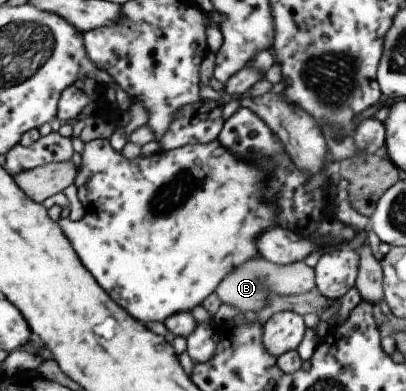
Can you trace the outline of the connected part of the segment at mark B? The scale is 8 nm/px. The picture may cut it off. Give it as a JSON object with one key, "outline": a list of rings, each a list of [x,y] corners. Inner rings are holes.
{"outline":[[[260,256],[257,259],[245,261],[243,265],[231,271],[219,283],[215,292],[221,303],[230,305],[239,313],[252,311],[259,315],[259,311],[265,307],[269,295],[297,295],[308,293],[314,288],[316,288],[314,269],[304,261],[291,263],[290,265],[278,265]]]}

